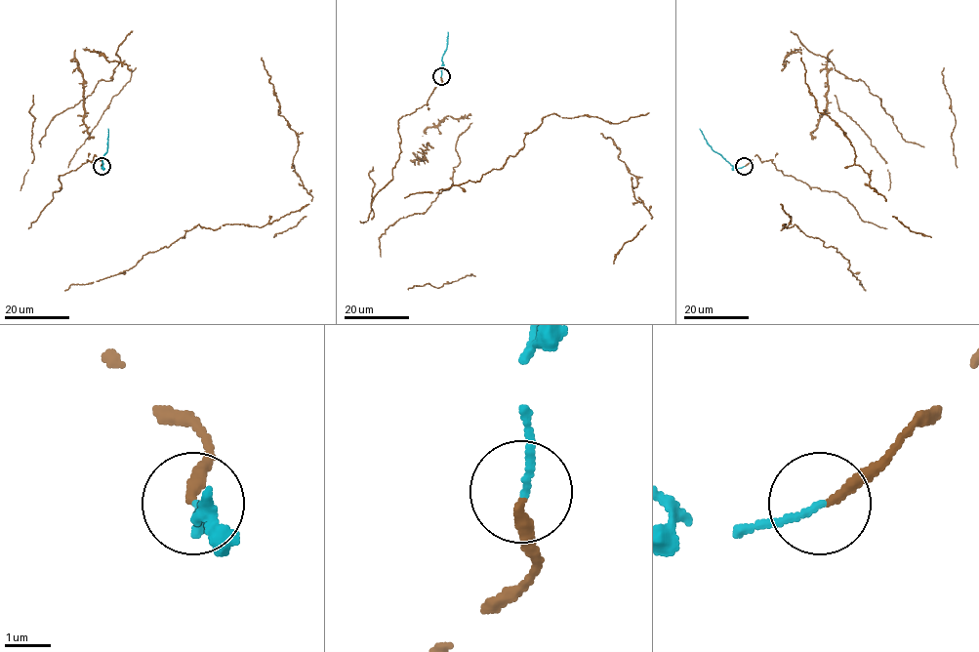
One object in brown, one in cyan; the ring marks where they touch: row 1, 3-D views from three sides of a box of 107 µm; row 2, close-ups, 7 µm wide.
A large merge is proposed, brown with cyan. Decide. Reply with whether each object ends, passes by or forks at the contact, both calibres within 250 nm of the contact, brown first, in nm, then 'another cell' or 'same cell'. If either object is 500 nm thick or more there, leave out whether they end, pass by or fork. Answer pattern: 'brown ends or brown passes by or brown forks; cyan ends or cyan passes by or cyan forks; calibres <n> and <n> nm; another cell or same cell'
brown ends; cyan ends; calibres 240 and 150 nm; same cell

